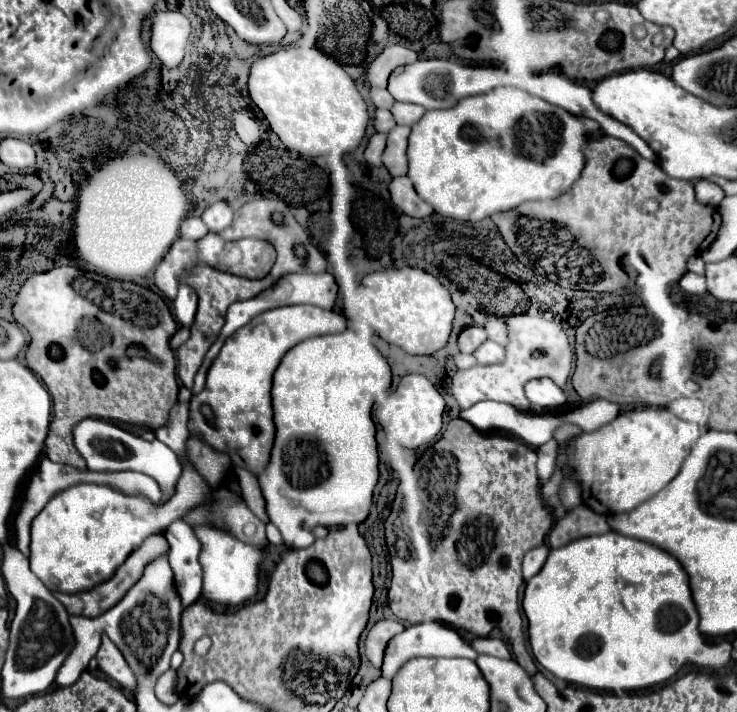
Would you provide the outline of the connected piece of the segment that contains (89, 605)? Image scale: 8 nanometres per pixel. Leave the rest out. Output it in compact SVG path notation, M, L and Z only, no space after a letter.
M152 536L152 538L146 538L146 540L144 540L144 542L142 542L142 544L128 556L128 560L116 570L116 574L114 574L110 580L98 584L96 588L92 588L92 590L88 590L88 592L78 592L78 594L52 592L52 594L64 604L64 608L68 610L68 614L82 614L82 616L86 616L86 618L96 618L96 616L104 614L106 610L110 610L114 604L118 604L118 602L124 598L124 594L128 592L128 588L134 586L134 582L142 576L146 562L150 562L150 560L156 558L158 554L166 552L166 548L168 548L168 546L166 546L164 536Z

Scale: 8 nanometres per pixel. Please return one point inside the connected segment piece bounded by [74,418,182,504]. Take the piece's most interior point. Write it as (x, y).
(104, 446)

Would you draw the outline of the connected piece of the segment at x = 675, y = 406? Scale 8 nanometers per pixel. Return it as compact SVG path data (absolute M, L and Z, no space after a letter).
M678 398L674 402L670 402L666 406L674 416L686 420L686 422L698 422L702 426L707 425L710 422L710 414L712 410L708 410L708 406L702 402L702 400L696 400L696 398Z

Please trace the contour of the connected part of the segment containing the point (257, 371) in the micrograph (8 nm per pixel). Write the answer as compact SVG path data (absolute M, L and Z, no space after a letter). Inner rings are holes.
M284 306L284 308L274 308L268 312L258 314L250 324L242 326L238 332L234 332L228 342L224 342L218 358L212 362L206 378L206 388L198 394L192 396L190 400L190 422L188 428L190 432L198 432L212 448L218 452L226 452L232 456L232 462L250 470L252 474L258 474L266 464L268 464L268 454L272 448L272 438L274 438L274 426L272 426L272 402L270 402L270 388L272 388L272 376L274 370L278 368L282 356L300 344L302 340L308 340L312 336L322 336L322 334L338 334L346 330L346 320L344 316L332 312L332 310L322 310L318 306ZM208 404L214 414L214 424L206 424L206 418L202 414L202 406Z

